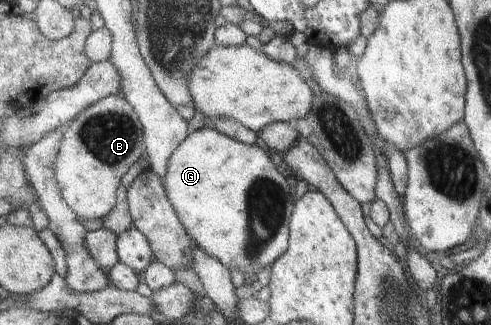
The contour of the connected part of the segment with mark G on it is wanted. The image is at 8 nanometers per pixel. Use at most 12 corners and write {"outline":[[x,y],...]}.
{"outline":[[209,127],[164,188],[201,249],[256,275],[297,200],[259,145]]}

